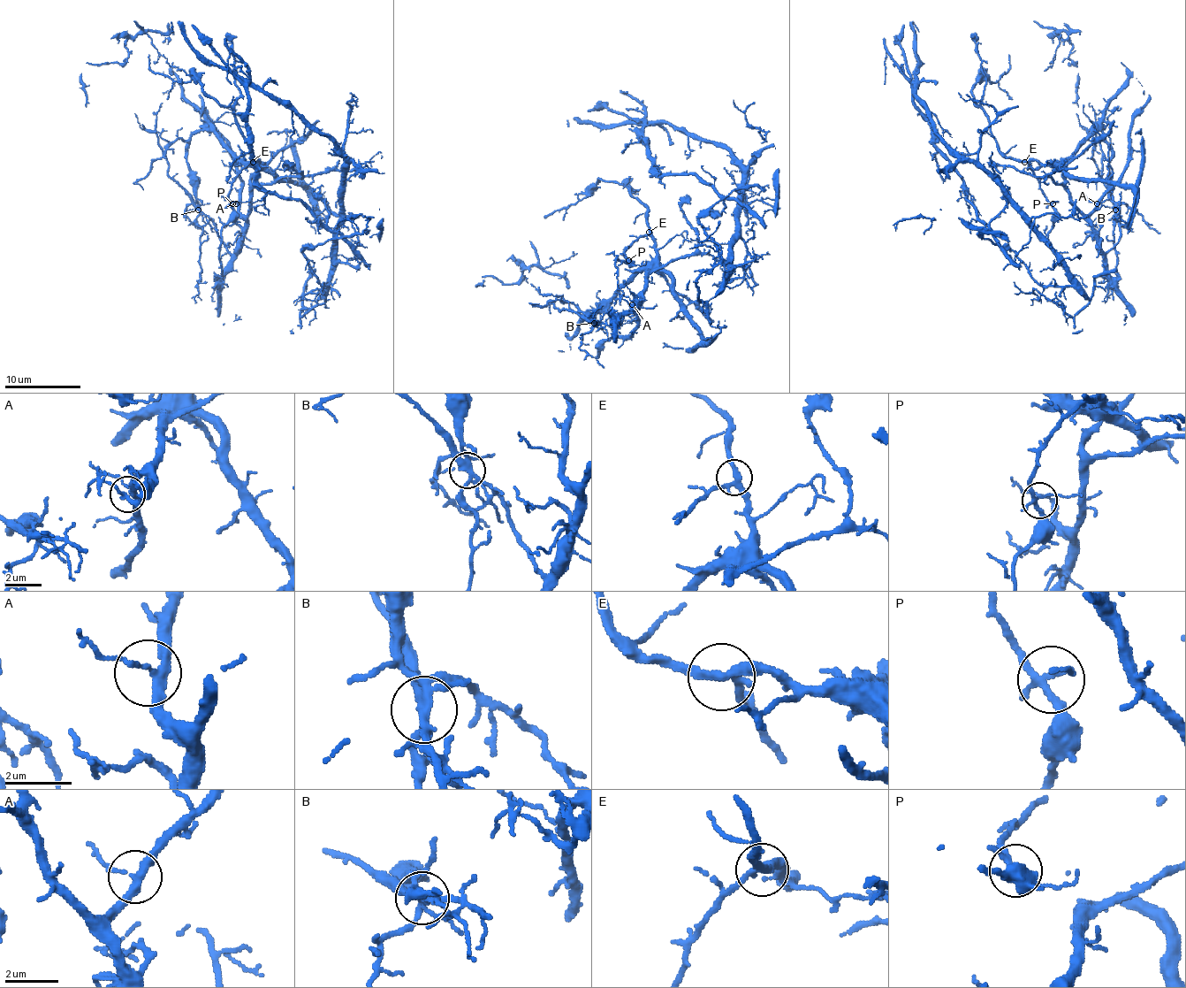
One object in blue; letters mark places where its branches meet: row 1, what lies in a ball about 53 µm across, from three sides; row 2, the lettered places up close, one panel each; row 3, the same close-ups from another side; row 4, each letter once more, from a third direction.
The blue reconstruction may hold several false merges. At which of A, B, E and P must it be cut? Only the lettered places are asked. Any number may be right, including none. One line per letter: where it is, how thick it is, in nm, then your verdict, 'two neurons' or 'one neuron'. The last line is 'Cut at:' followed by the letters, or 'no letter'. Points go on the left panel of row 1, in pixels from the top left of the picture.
A: place (236, 203); calibre 260 nm; one neuron
B: place (198, 210); calibre 280 nm; two neurons
E: place (253, 162); calibre 240 nm; one neuron
P: place (232, 203); calibre 170 nm; one neuron
Cut at: B

